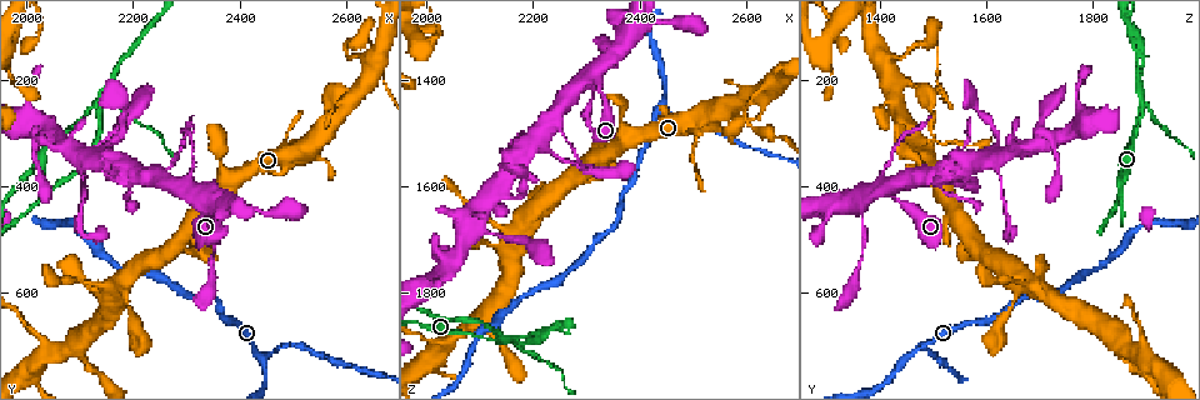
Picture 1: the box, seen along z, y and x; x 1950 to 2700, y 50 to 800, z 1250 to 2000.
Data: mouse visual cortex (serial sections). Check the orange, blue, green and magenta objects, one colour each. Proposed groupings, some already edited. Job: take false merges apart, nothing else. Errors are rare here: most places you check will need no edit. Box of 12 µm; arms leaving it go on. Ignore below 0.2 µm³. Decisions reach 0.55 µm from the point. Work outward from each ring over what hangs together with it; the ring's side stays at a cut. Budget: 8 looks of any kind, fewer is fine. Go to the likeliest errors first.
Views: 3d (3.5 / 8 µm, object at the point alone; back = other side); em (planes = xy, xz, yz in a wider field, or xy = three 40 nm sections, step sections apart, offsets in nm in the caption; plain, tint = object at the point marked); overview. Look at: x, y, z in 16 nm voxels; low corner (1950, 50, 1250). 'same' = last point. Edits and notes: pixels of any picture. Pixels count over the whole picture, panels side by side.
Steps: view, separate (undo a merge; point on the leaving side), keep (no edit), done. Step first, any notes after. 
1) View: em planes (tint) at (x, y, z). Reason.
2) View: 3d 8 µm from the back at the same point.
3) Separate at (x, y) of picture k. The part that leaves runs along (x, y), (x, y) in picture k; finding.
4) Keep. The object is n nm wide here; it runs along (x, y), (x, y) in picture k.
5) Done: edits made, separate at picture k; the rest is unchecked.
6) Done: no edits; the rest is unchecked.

View: 3d 3.5 µm at (2125, 250, 1885). Abrupt turn.

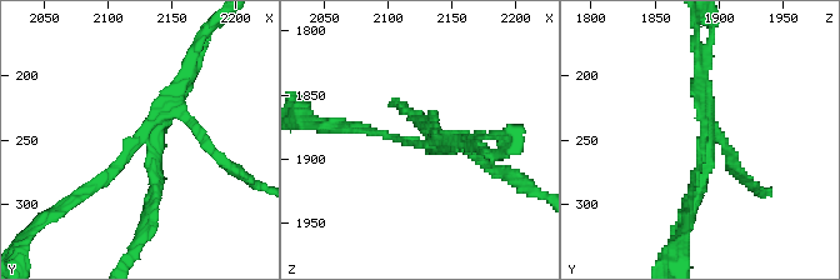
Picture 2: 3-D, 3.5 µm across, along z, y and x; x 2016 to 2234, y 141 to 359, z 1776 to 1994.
View: em xy step 2 (tint) at (2128, 248, 1890). Now the EM.

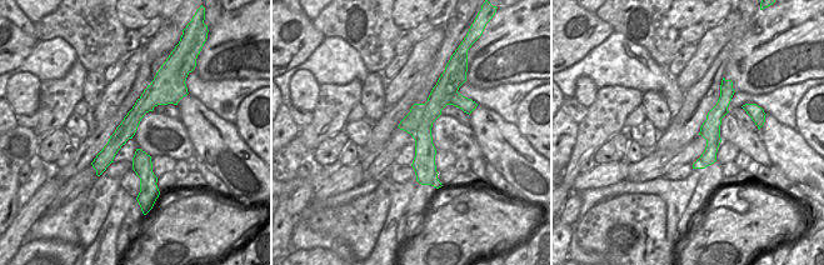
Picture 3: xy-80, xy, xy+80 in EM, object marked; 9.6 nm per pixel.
Separate at (719, 139) of picture 2. Two cells meet here.

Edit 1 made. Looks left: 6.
View: 3d 3.5 µm at (2430, 715, 1465). Sharp bend.

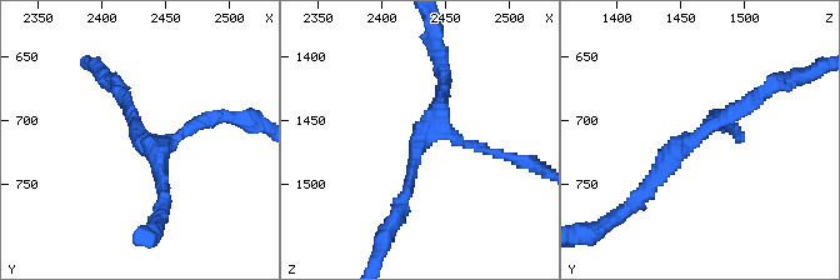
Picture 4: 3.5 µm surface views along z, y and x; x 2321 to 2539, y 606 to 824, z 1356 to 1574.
View: em xy step 3 (tint) at (2434, 716, 1462). 3 arms meet here; the arms are 150, 200, 200 nm wide; need the tissue.

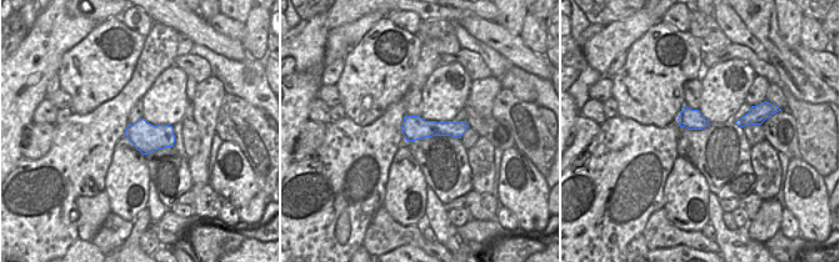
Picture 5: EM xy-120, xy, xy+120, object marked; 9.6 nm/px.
Keep. Continuous, no second cell.

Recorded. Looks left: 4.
View: 3d 3.5 µm at (2635, 130, 1500). Abrupt turn.

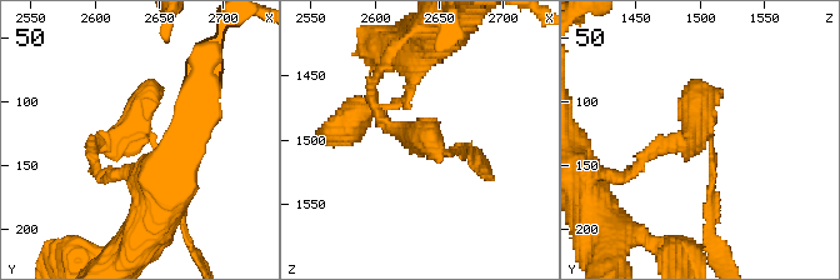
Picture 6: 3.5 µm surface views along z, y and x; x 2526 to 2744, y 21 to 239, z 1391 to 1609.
View: em planes (tint) at (2640, 126, 1502).

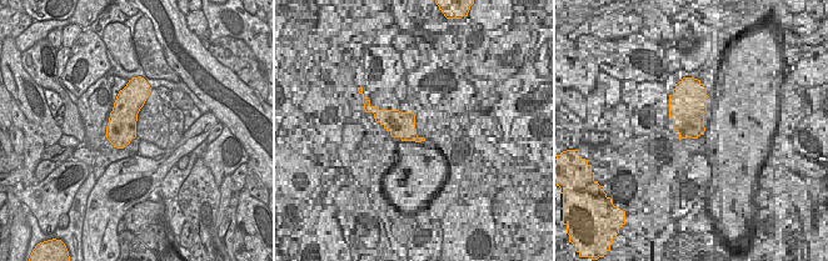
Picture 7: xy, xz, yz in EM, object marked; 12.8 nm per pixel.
Keep. It runs along (370, 90), (394, 129), (463, 150) in picture 6; continuous, no second cell.

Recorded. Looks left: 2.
Done: edits made, separate at picture 2; the rest is unchecked.

